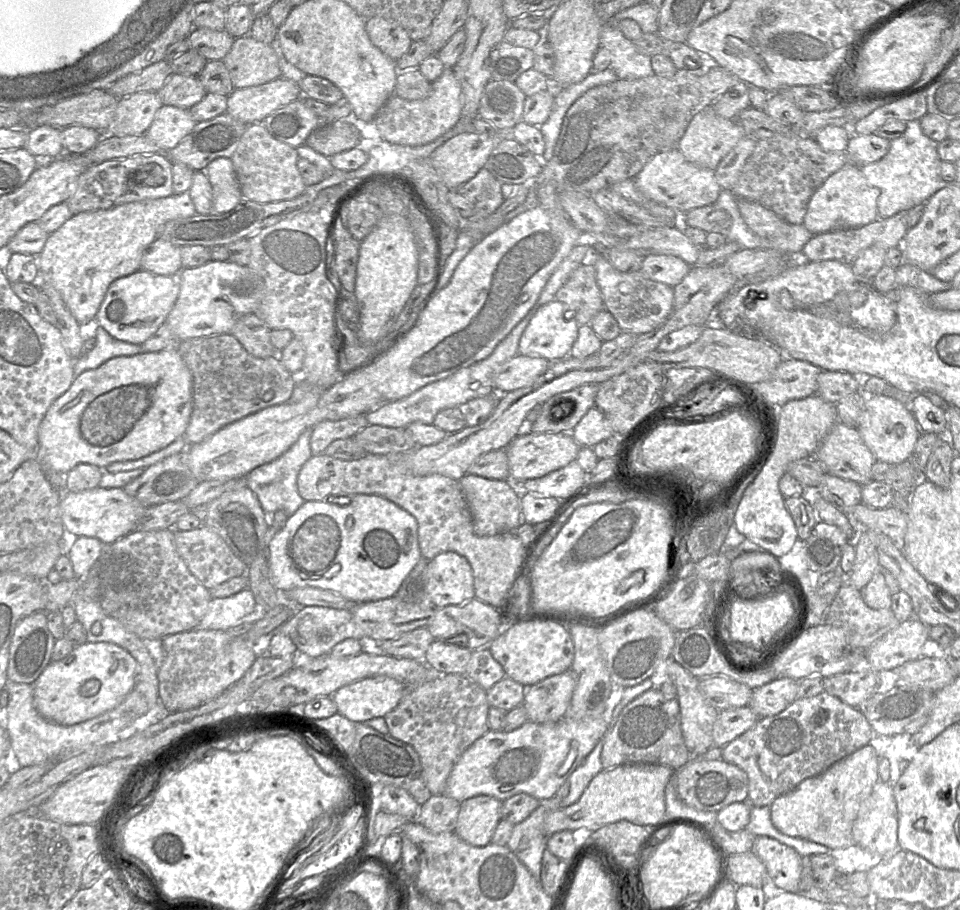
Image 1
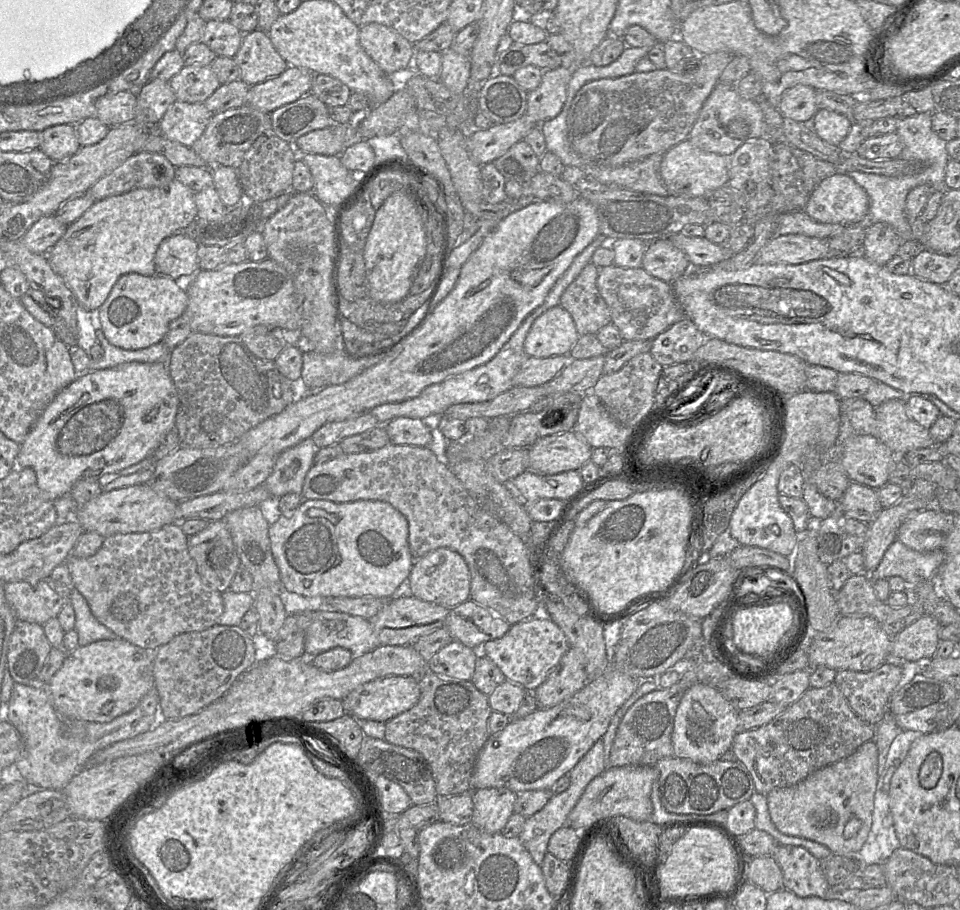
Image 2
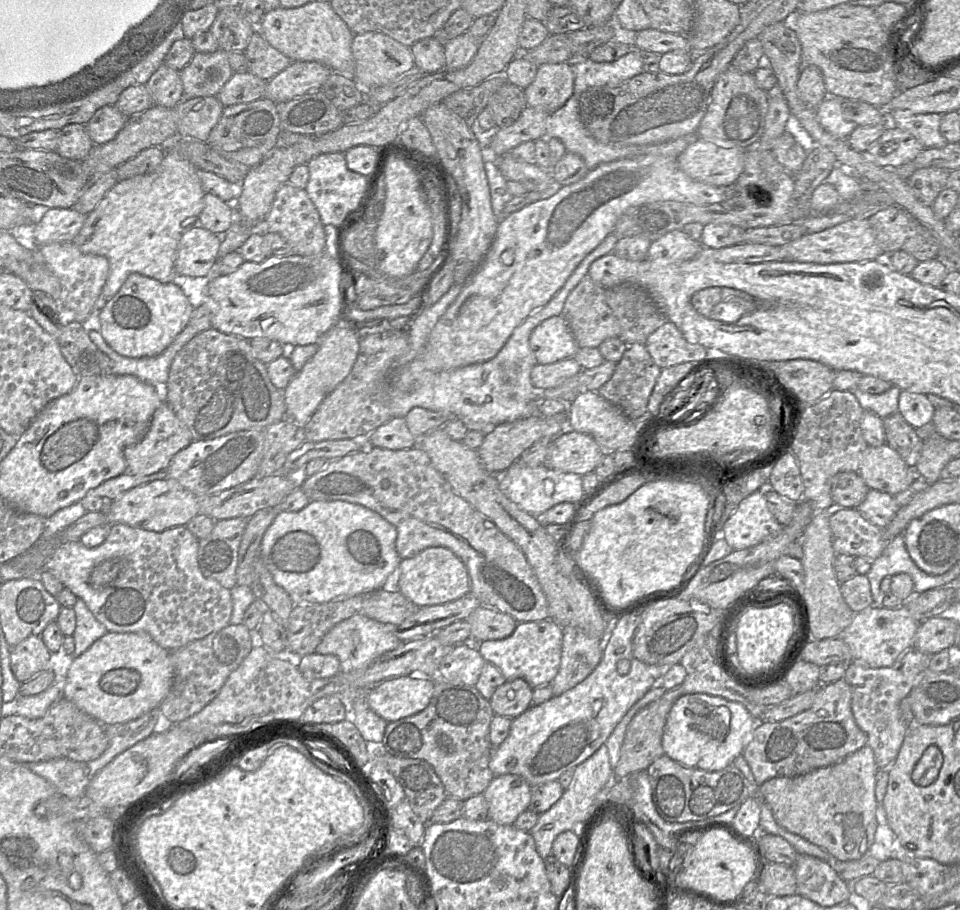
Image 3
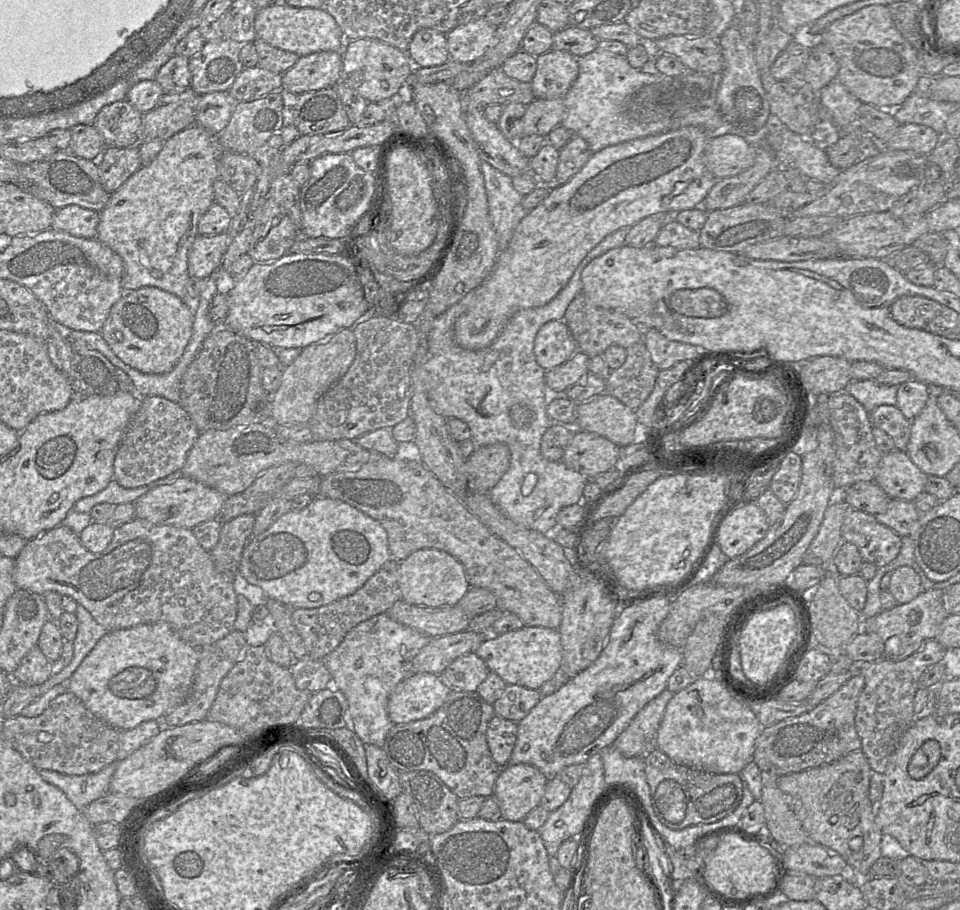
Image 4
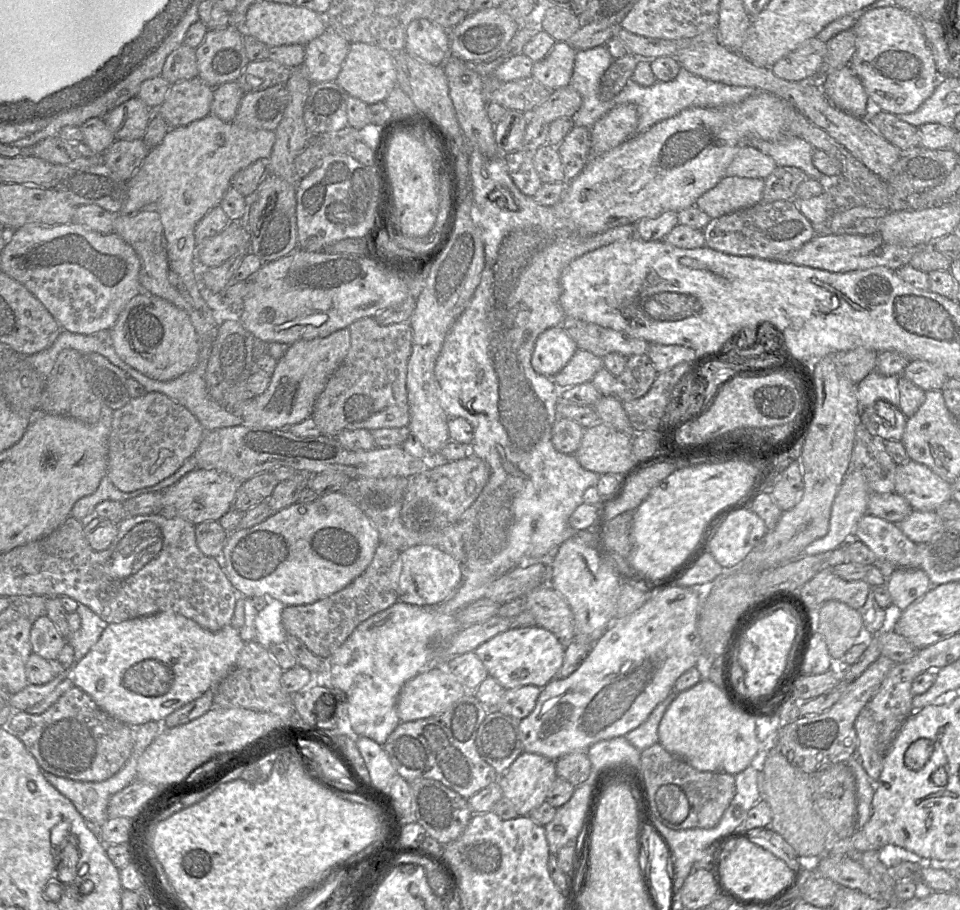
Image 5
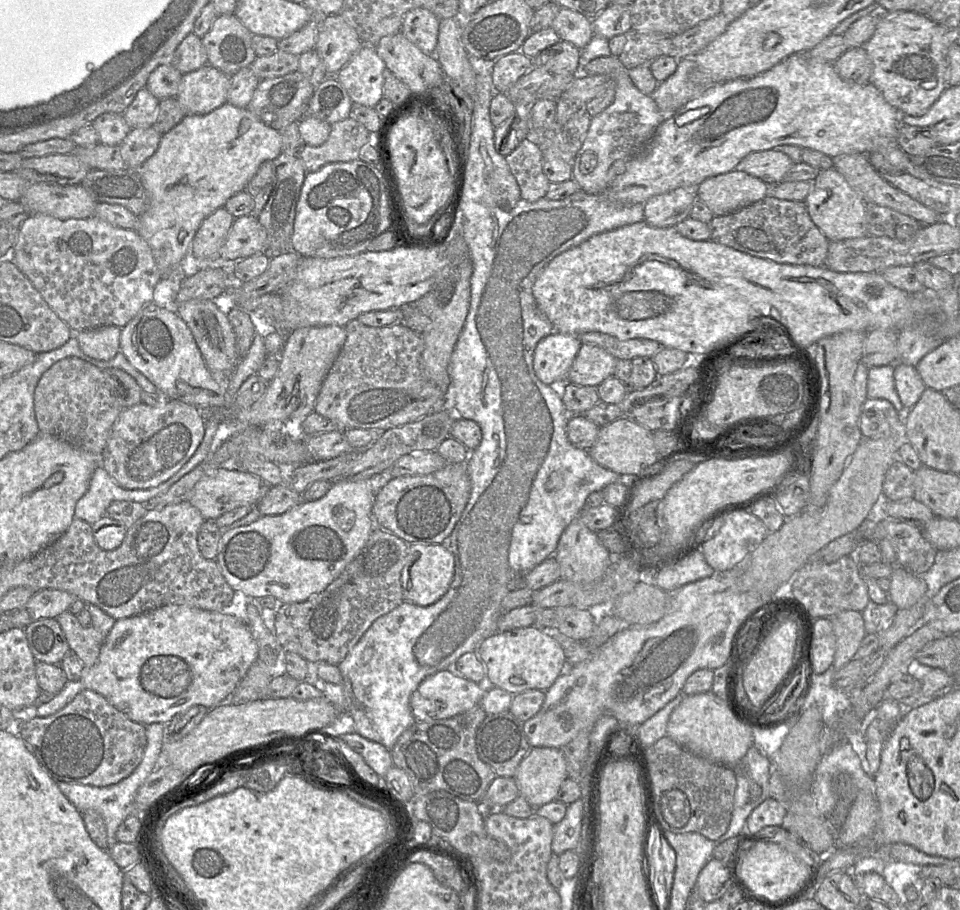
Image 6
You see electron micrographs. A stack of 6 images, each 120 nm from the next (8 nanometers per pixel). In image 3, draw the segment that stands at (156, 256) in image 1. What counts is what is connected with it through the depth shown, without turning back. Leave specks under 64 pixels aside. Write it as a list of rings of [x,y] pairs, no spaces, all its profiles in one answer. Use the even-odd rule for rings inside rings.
[[[195,227],[180,239],[174,269],[176,274],[207,277],[218,260],[221,237],[202,227]]]

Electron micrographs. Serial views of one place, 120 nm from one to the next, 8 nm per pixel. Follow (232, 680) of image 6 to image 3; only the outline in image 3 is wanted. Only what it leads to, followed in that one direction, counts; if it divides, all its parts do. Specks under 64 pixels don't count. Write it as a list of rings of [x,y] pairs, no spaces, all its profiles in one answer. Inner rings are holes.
[[[110,632],[96,640],[84,653],[58,665],[58,679],[62,681],[63,696],[79,709],[103,725],[125,723],[137,719],[159,707],[168,695],[173,682],[171,652],[159,646],[146,633]]]

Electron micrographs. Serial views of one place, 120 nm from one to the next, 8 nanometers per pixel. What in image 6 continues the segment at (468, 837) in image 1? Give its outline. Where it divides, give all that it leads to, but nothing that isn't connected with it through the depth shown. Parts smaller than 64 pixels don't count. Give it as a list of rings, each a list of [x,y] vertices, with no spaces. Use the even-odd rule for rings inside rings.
[[[531,747],[514,775],[519,796],[524,797],[534,808],[556,800],[560,786],[567,777],[567,763],[564,754],[561,748],[555,747]]]

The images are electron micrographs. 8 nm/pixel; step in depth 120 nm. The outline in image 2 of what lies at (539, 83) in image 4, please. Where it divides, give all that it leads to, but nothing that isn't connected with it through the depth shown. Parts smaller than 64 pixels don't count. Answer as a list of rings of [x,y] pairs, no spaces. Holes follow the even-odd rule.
[[[555,67],[543,71],[540,85],[527,91],[526,115],[536,123],[553,119],[562,111],[572,70]]]

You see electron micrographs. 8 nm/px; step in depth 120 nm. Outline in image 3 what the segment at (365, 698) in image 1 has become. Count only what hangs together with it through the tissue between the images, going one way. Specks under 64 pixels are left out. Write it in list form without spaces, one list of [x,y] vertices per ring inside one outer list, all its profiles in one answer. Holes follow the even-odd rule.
[[[410,675],[387,679],[369,690],[368,705],[388,723],[394,722],[424,710],[434,685],[433,679]]]

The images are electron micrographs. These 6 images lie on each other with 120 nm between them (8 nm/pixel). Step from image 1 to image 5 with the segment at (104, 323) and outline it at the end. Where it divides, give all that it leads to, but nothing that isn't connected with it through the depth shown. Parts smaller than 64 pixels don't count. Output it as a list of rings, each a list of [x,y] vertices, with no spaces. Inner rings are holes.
[[[147,292],[133,297],[110,330],[110,344],[130,367],[158,381],[173,380],[198,362],[200,340],[189,315],[169,301]]]

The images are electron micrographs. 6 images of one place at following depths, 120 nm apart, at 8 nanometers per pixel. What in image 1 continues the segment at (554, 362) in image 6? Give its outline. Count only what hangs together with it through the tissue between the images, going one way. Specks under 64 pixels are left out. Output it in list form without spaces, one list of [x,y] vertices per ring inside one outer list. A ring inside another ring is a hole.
[[[554,299],[538,308],[521,335],[518,352],[550,362],[562,360],[569,356],[578,328],[567,305]]]

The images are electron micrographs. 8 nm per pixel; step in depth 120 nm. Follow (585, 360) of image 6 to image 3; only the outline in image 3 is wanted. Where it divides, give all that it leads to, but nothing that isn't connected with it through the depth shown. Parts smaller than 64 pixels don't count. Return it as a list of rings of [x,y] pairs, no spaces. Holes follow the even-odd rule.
[[[573,357],[552,364],[536,364],[531,371],[531,381],[537,389],[554,388],[581,370],[581,365]]]

